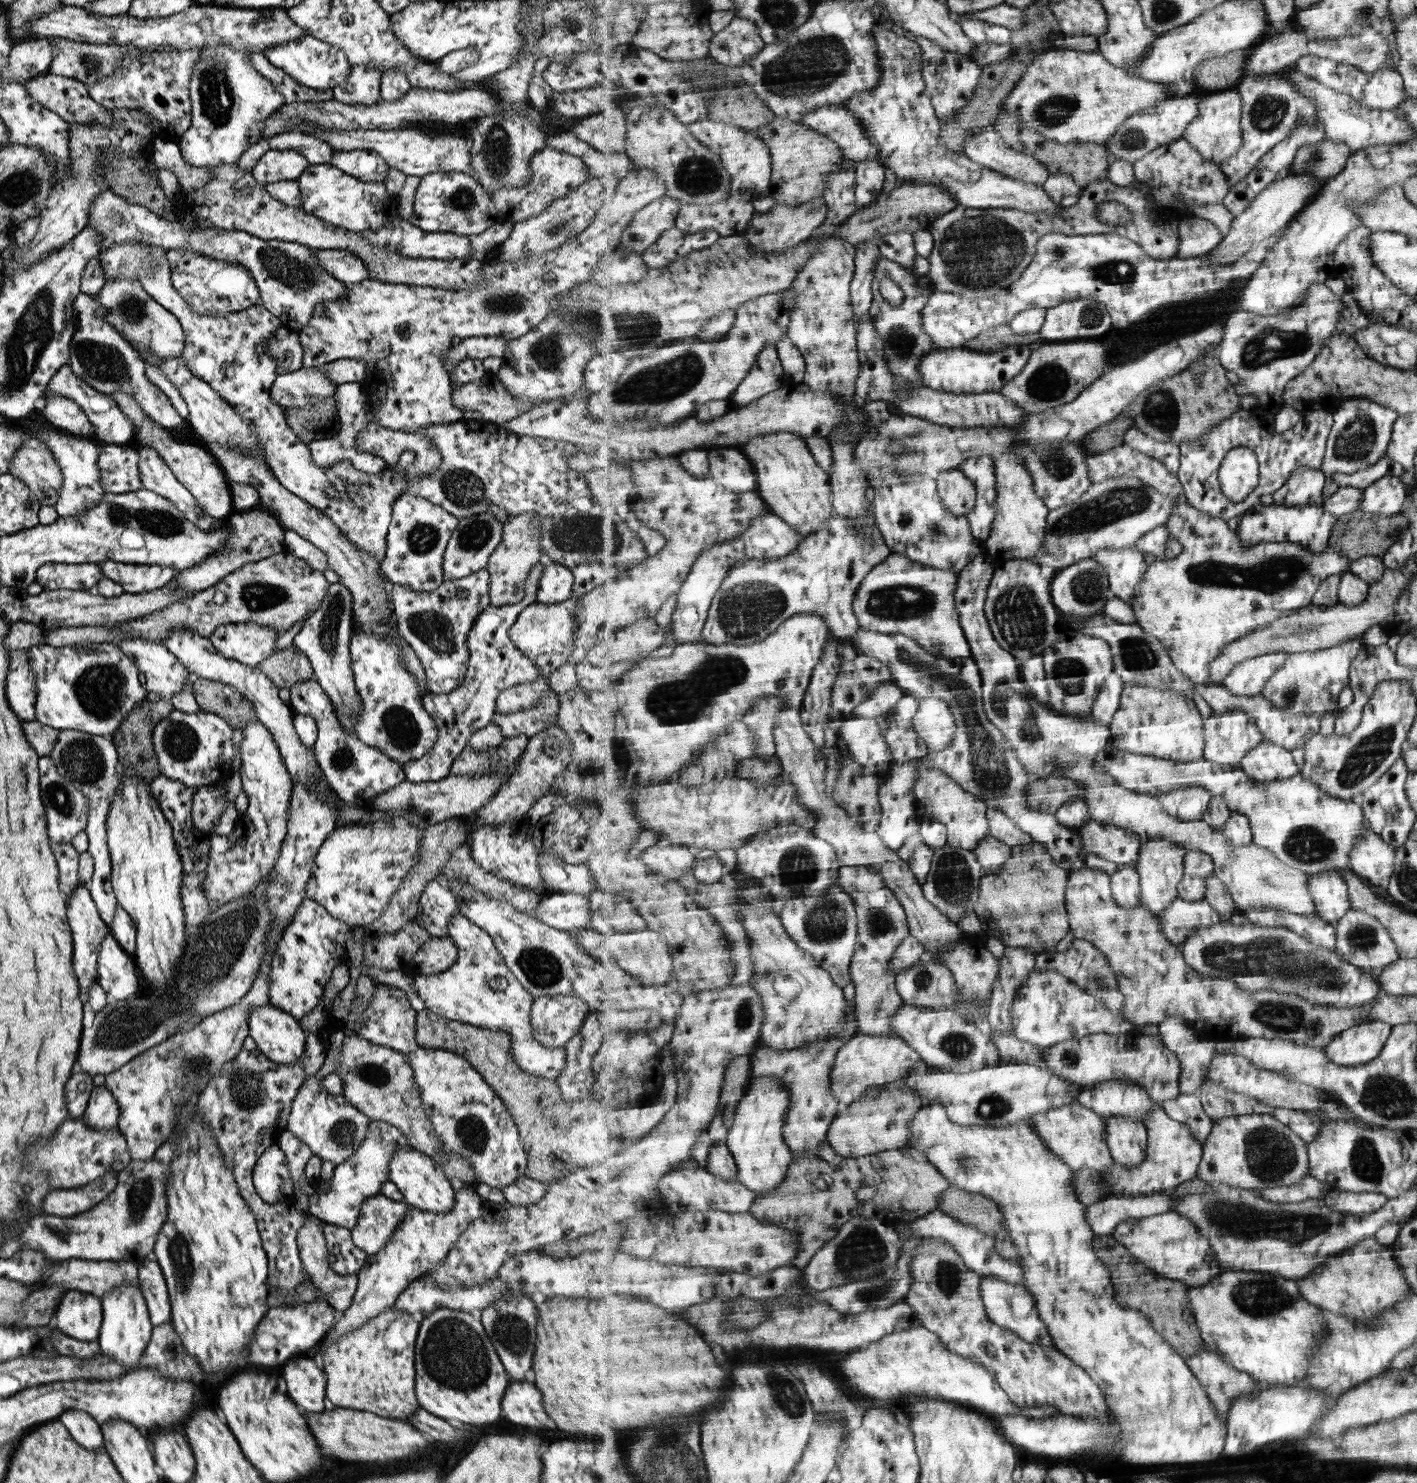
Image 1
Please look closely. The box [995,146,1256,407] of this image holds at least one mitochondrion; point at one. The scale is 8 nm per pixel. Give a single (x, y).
(1117, 272)

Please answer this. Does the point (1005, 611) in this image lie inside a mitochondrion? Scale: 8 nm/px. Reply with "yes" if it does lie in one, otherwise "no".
yes

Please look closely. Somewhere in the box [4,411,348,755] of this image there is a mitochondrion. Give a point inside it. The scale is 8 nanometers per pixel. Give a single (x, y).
(99, 689)

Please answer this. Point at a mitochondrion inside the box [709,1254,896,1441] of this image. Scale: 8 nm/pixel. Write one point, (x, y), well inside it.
(786, 1396)

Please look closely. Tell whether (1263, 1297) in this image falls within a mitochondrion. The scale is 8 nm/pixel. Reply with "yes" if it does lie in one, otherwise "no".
yes

